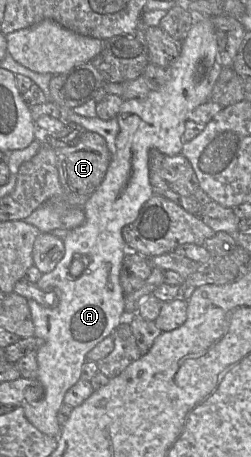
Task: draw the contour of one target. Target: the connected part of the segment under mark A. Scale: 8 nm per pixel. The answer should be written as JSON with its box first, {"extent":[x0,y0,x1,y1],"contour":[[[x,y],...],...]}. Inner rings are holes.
{"extent":[23,16,222,437],"contour":[[[198,16],[186,38],[177,59],[170,65],[170,78],[144,98],[124,100],[116,116],[119,133],[116,138],[116,153],[111,155],[111,162],[104,180],[96,191],[89,196],[83,210],[86,220],[83,225],[69,230],[64,239],[65,253],[54,270],[42,275],[36,285],[40,289],[54,288],[59,296],[56,307],[45,307],[33,299],[28,299],[32,320],[35,326],[34,337],[39,341],[37,349],[37,379],[44,387],[44,397],[36,403],[23,403],[25,416],[29,422],[42,433],[57,437],[61,431],[57,413],[64,404],[66,392],[81,377],[86,356],[98,343],[112,335],[114,329],[126,319],[125,294],[120,283],[120,271],[127,246],[122,236],[122,229],[133,223],[143,205],[154,195],[149,180],[149,151],[157,149],[168,156],[181,153],[183,133],[188,116],[197,106],[209,101],[212,89],[222,70],[219,62],[218,44],[211,17]],[[81,255],[88,259],[88,266],[77,278],[69,273],[73,259]]]}

